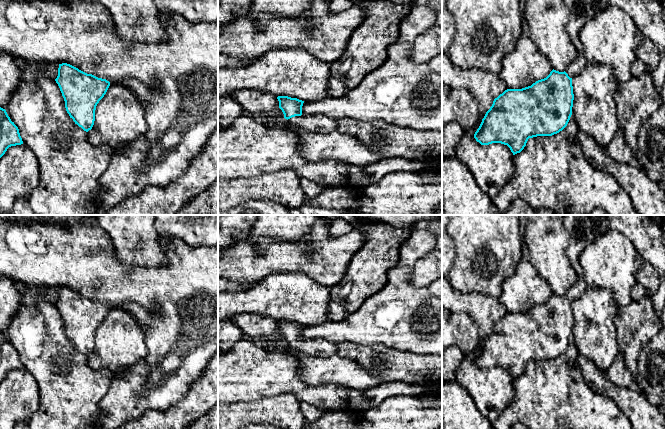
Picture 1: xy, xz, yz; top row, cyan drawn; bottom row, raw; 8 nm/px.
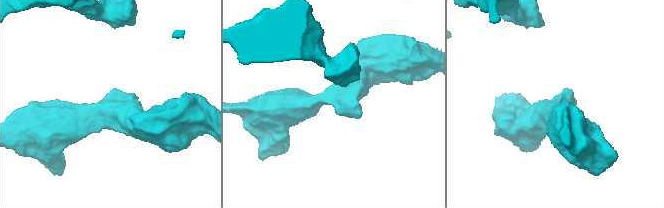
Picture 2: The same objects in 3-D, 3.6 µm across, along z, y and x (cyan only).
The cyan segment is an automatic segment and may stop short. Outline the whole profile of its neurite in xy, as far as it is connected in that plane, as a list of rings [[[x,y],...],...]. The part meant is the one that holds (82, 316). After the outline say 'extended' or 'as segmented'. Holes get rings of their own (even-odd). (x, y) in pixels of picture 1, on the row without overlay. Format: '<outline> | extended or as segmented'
[[[67,287],[59,288],[55,305],[70,342],[84,355],[91,354],[95,345],[96,330],[106,318],[110,306]]] | as segmented

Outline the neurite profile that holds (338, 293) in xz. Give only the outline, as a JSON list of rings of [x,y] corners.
[[[360,220],[353,224],[363,232],[366,237],[362,247],[357,250],[351,259],[344,278],[338,285],[331,287],[328,319],[335,322],[345,319],[359,309],[363,302],[371,295],[380,291],[388,281],[388,272],[399,263],[399,249],[401,245],[408,239],[415,226],[397,227],[383,222],[369,222]]]

